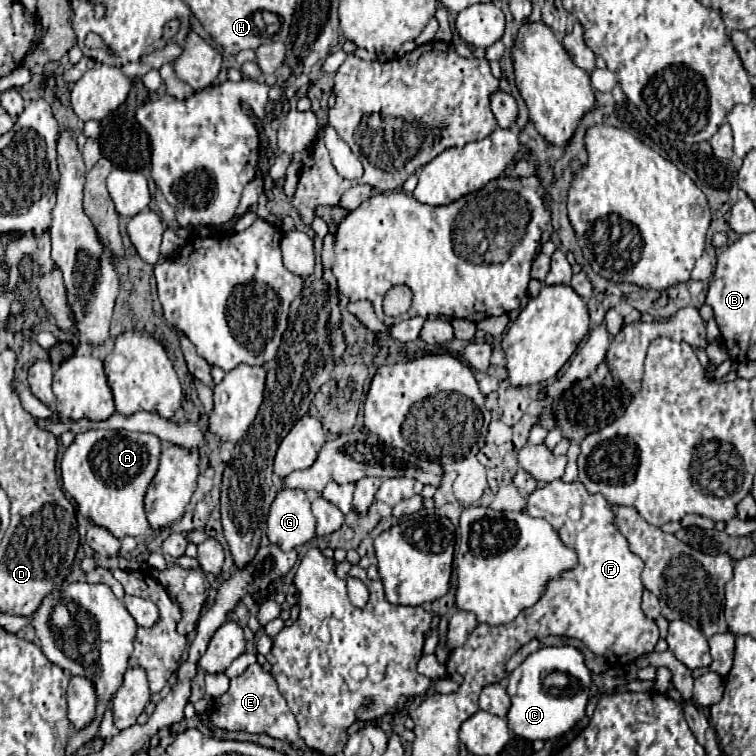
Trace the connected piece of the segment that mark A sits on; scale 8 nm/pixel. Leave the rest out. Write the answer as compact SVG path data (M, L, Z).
M87 430L75 434L73 444L65 450L61 462L61 480L65 492L77 502L79 512L109 530L115 538L147 536L149 522L143 510L147 486L157 474L161 454L161 440L155 434L143 432L115 432L115 430Z

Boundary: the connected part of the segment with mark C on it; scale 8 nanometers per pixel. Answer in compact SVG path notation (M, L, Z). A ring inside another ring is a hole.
M543 646L541 650L537 650L531 656L527 656L523 660L523 664L519 664L509 674L509 684L507 684L507 692L511 696L511 710L507 714L509 730L513 730L517 736L521 736L521 738L531 742L536 740L555 740L555 738L563 736L565 732L569 732L585 716L585 706L587 706L587 700L589 700L589 688L591 688L591 672L585 666L585 658L577 648L573 648L573 646ZM551 672L563 672L563 674L567 674L571 678L571 686L567 686L571 690L571 696L561 696L559 688L543 684L543 680Z

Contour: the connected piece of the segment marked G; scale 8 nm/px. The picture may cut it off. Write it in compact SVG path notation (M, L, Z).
M283 488L271 504L267 516L267 538L281 550L293 550L315 536L311 502L303 490Z

